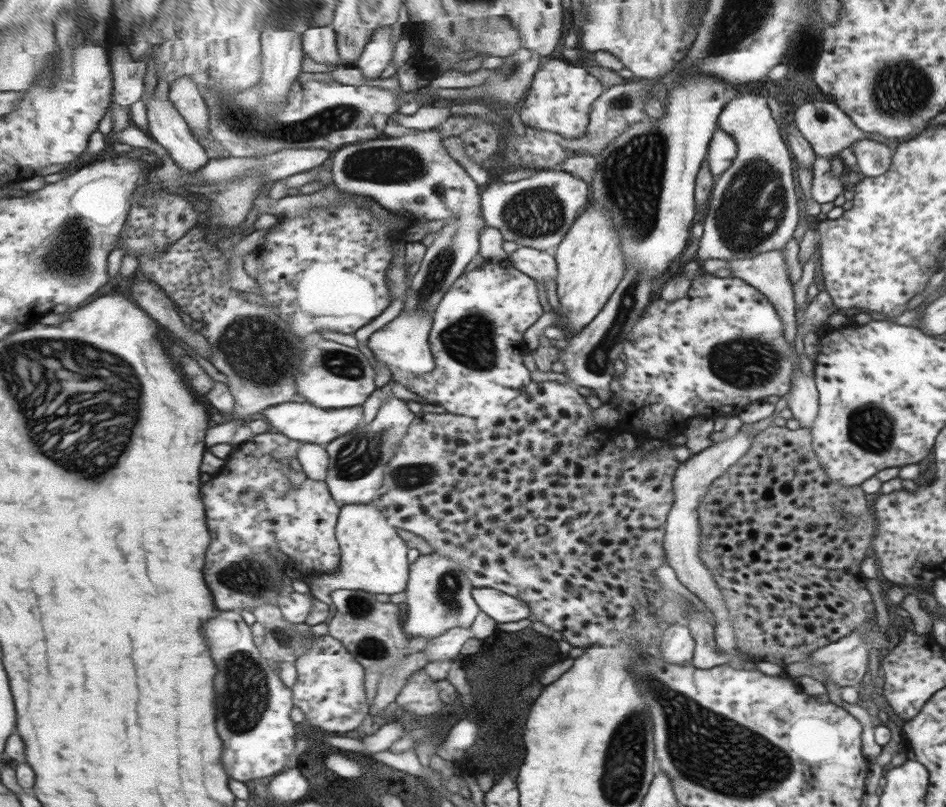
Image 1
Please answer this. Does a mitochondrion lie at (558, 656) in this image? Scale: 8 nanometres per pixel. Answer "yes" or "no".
no

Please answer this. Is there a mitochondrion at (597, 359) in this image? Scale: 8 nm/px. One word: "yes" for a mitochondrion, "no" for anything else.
yes

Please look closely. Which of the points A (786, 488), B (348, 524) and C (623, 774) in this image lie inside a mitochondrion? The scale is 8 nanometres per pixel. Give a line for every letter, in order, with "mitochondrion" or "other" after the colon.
A: other
B: other
C: mitochondrion

